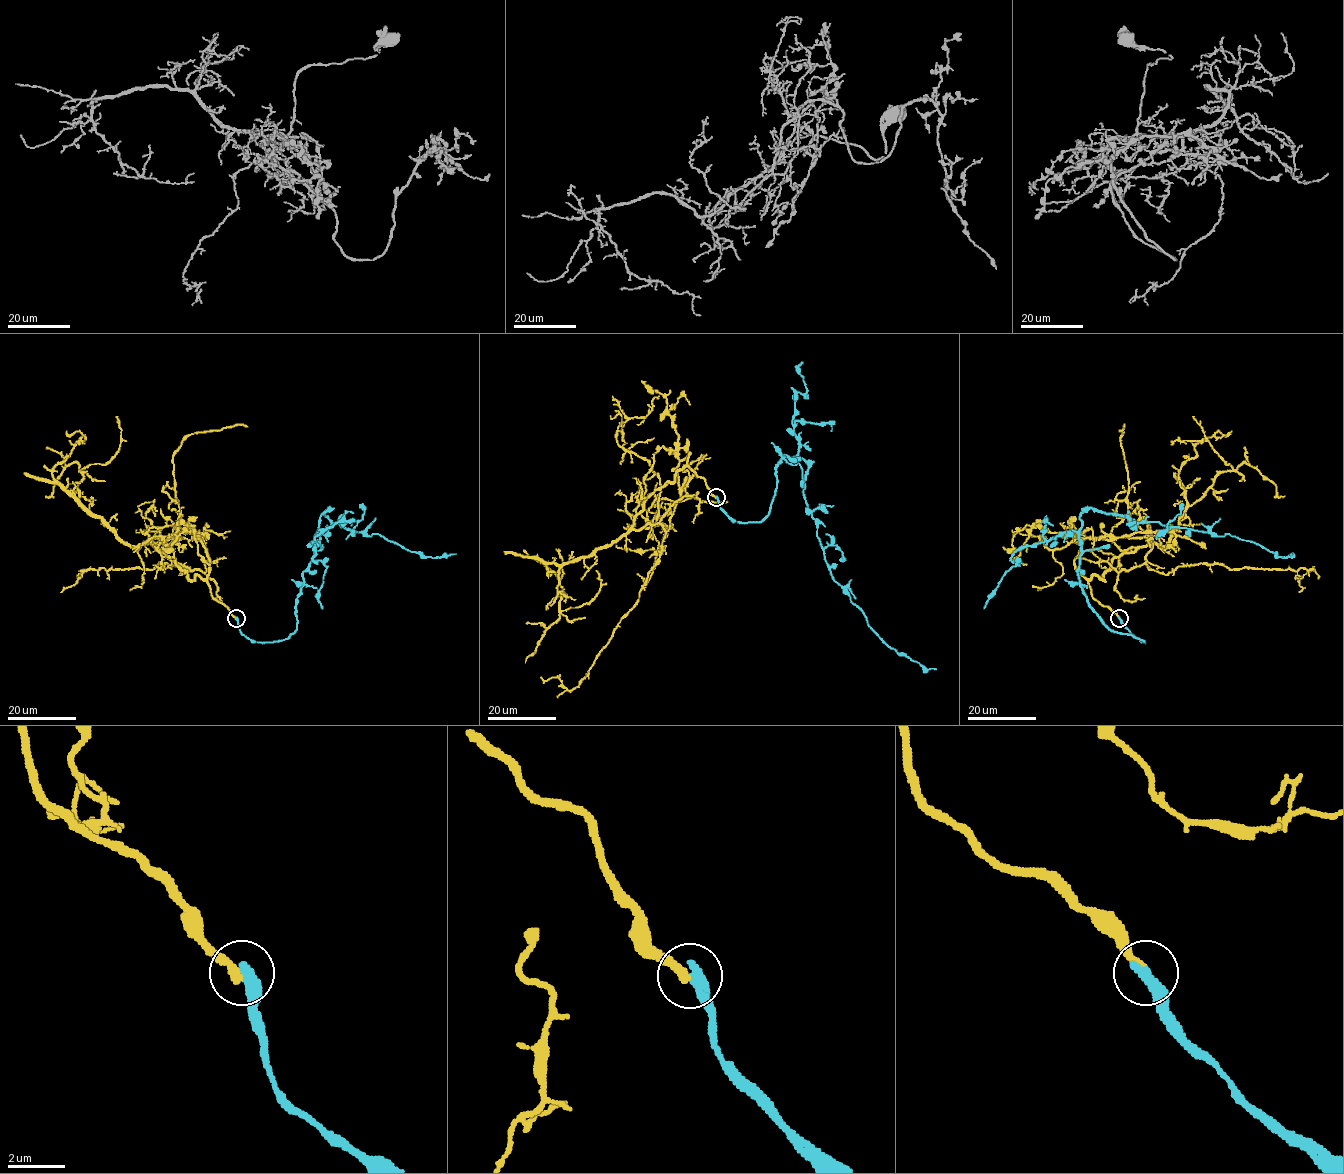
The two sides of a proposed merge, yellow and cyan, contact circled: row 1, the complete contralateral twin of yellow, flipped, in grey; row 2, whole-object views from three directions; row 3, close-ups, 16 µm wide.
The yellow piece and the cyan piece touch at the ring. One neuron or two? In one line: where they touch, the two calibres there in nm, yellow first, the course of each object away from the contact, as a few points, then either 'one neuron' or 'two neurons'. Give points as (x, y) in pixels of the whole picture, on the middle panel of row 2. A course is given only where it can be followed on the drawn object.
(716, 497) | 320/440 nm | yellow via (715, 497), (684, 466), (649, 497), (633, 527), (659, 523), (665, 533), (639, 601), (577, 686), (540, 677) | cyan via (716, 497), (735, 521), (759, 522), (777, 465), (800, 457), (832, 578), (889, 646), (936, 669) | two neurons

